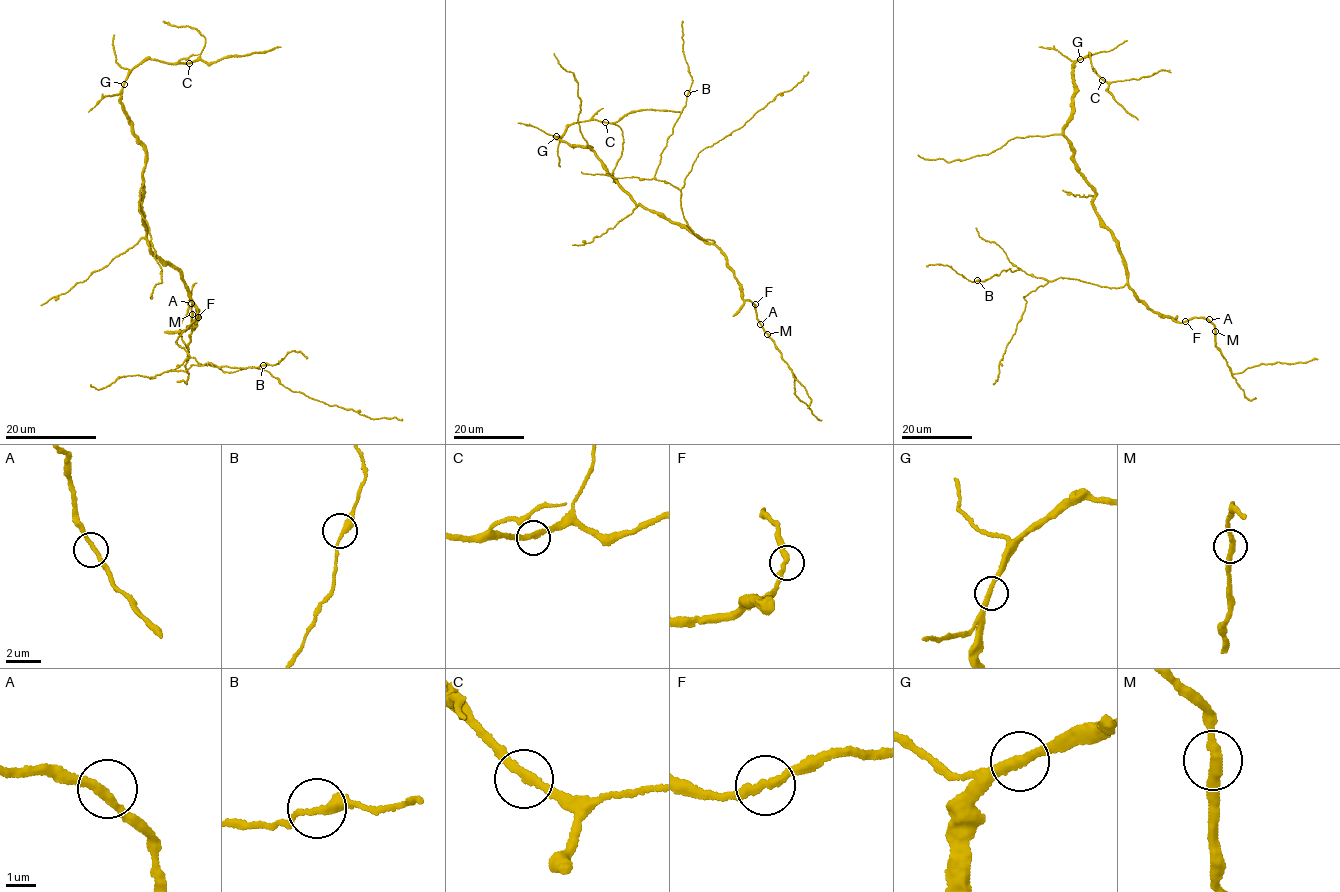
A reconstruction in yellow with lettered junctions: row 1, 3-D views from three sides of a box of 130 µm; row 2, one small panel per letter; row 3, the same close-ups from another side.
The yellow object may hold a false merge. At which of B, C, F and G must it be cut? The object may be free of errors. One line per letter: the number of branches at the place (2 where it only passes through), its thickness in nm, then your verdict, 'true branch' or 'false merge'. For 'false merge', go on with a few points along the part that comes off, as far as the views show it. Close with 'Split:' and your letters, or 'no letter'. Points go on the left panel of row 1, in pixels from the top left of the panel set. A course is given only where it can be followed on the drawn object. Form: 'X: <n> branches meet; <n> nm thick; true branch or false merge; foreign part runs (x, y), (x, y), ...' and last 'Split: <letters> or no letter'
B: 2 branches meet; 300 nm thick; true branch
C: 2 branches meet; 260 nm thick; true branch
F: 2 branches meet; 280 nm thick; true branch
G: 2 branches meet; 280 nm thick; true branch
Split: no letter

